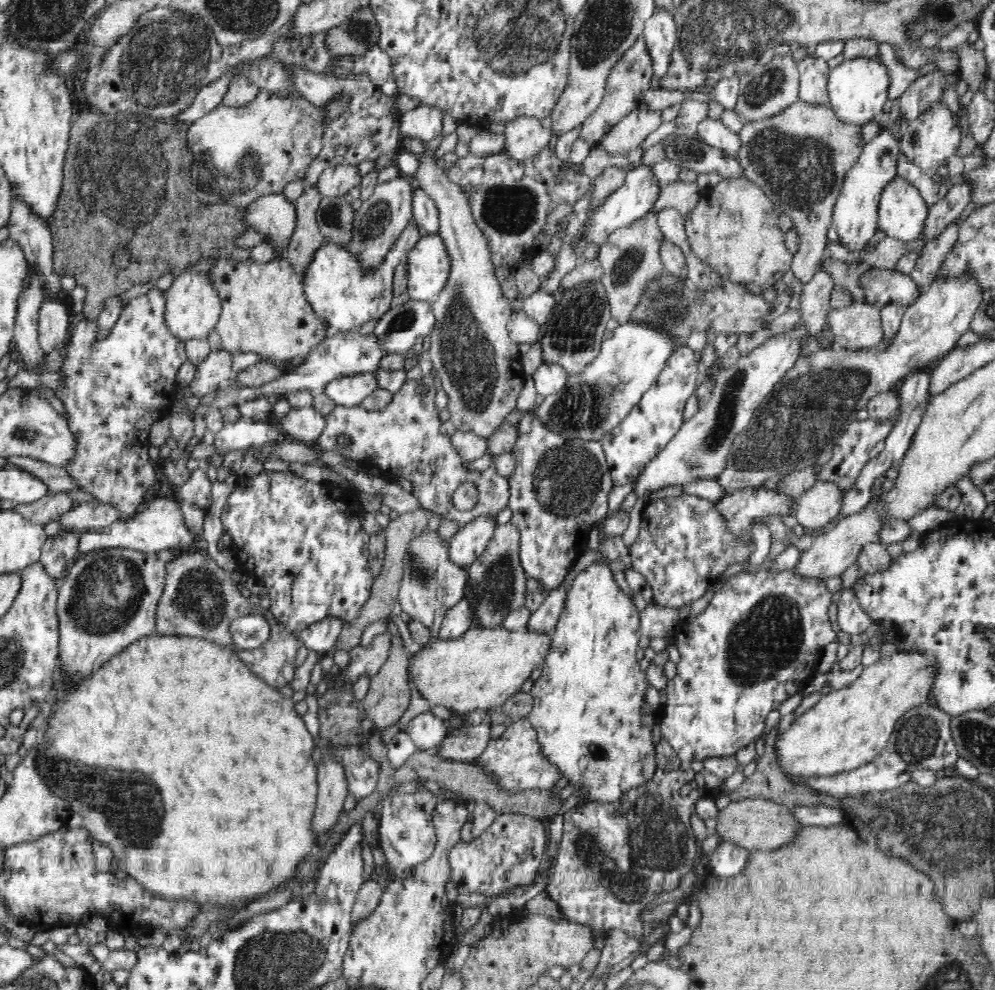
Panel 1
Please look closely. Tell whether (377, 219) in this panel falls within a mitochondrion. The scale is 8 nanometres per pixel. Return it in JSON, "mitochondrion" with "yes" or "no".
{"mitochondrion":"yes"}

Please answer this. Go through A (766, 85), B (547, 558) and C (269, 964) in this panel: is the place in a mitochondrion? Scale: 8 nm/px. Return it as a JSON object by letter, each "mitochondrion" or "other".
{"A":"mitochondrion","B":"other","C":"mitochondrion"}

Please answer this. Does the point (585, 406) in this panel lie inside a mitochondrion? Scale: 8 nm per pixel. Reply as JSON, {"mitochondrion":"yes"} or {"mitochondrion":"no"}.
{"mitochondrion":"yes"}

